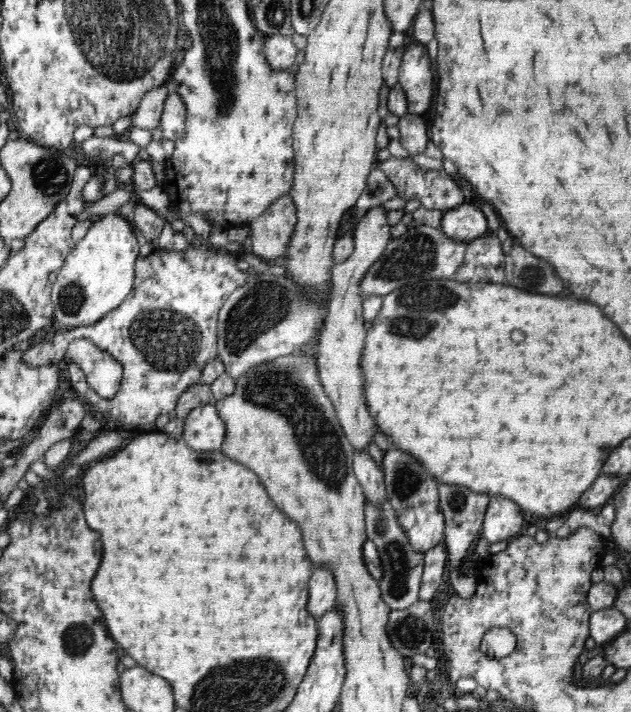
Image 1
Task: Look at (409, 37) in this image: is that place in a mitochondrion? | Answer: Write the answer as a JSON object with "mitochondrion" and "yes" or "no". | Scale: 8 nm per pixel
{"mitochondrion":"no"}

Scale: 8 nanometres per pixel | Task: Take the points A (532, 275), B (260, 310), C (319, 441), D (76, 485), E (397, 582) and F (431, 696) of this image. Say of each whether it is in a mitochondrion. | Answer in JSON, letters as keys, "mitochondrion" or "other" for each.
{"A":"mitochondrion","B":"mitochondrion","C":"mitochondrion","D":"other","E":"mitochondrion","F":"other"}

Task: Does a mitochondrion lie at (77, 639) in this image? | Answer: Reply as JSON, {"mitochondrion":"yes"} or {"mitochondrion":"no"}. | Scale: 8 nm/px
{"mitochondrion":"yes"}

